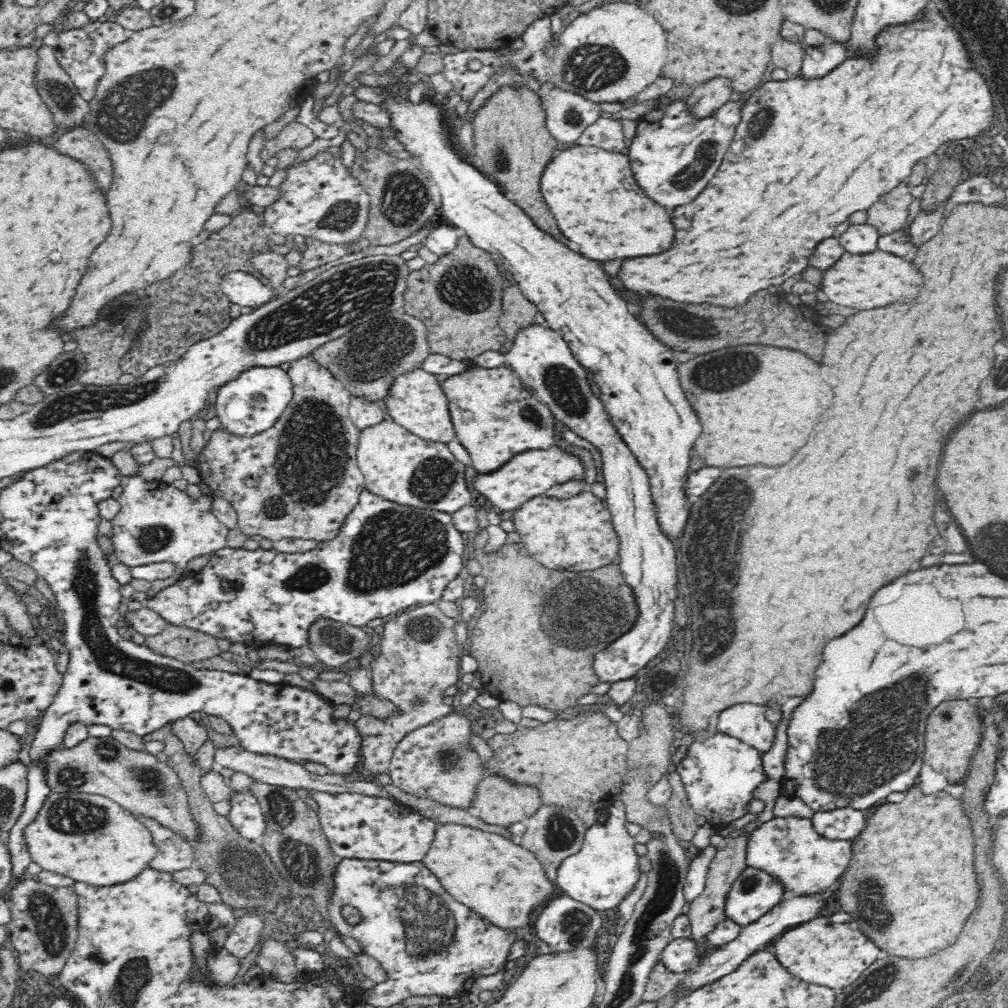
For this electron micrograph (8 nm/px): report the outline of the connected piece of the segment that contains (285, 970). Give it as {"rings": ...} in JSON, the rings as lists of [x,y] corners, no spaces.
{"rings":[[[270,940],[261,944],[256,960],[256,965],[260,967],[262,973],[278,983],[290,984],[300,977],[294,957],[288,948],[278,941]]]}

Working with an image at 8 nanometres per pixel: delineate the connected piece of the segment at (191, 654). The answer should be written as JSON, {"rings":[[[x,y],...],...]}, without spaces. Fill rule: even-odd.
{"rings":[[[169,625],[158,634],[145,638],[145,645],[154,652],[191,663],[220,654],[218,637],[190,626]]]}

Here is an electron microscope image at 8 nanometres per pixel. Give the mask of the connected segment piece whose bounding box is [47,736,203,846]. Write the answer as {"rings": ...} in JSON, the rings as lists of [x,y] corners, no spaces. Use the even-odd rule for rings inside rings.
{"rings":[[[88,737],[74,750],[58,750],[50,756],[48,784],[58,793],[99,794],[126,806],[128,812],[156,822],[195,846],[203,839],[202,827],[194,819],[189,796],[169,762],[160,762],[146,750],[128,749],[116,738]]]}

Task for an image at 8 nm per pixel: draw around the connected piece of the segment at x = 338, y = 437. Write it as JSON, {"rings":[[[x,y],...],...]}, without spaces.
{"rings":[[[312,357],[301,358],[300,361],[293,362],[288,370],[289,377],[293,382],[294,396],[290,401],[289,408],[282,413],[280,420],[268,429],[265,433],[257,434],[256,437],[244,438],[234,437],[226,433],[216,430],[208,444],[201,450],[197,456],[197,469],[204,484],[211,490],[214,496],[220,496],[224,500],[228,500],[237,512],[237,526],[241,532],[248,537],[254,534],[259,534],[263,538],[268,538],[272,541],[282,540],[284,538],[296,536],[298,538],[313,538],[314,540],[322,541],[328,538],[334,538],[338,534],[338,530],[345,521],[345,518],[350,514],[350,511],[358,504],[359,496],[365,489],[365,476],[360,470],[357,461],[357,450],[359,447],[359,438],[361,436],[361,429],[358,428],[352,419],[349,417],[349,406],[351,398],[349,390],[346,390],[344,383],[332,376],[326,369],[322,369]]]}

